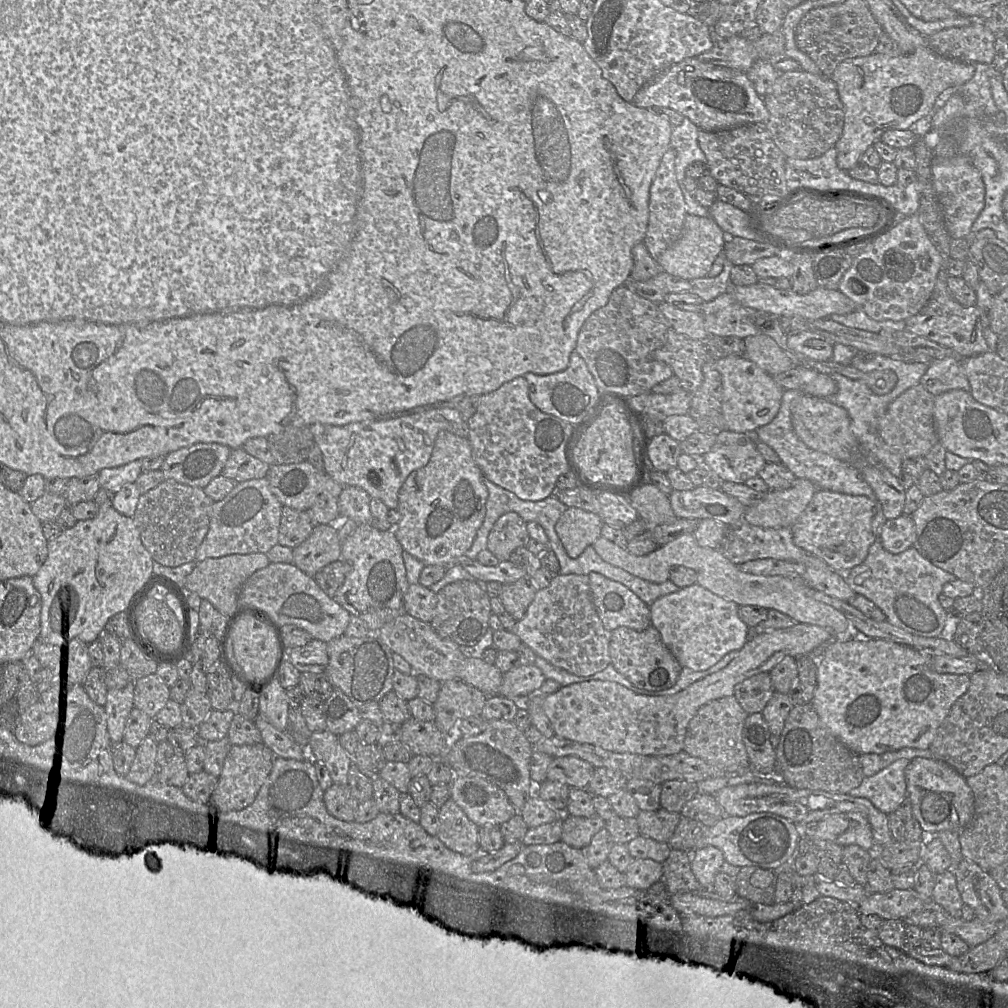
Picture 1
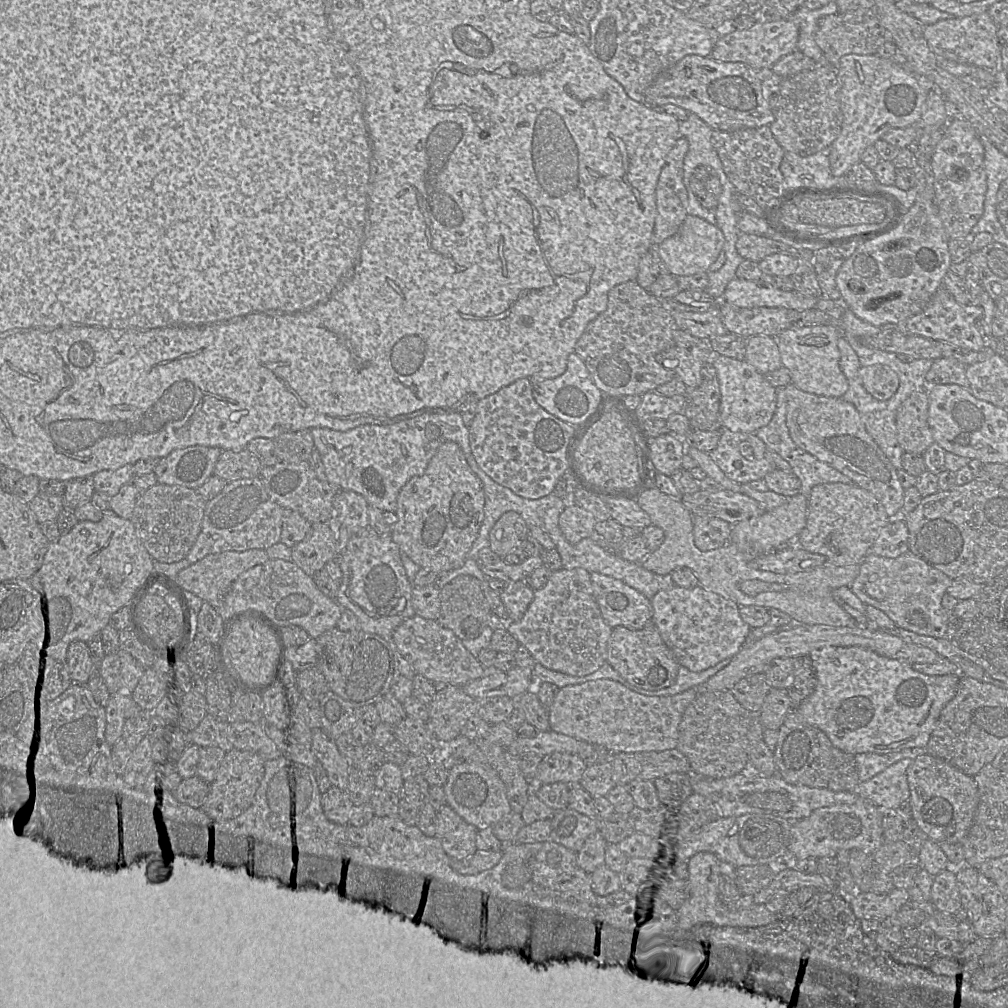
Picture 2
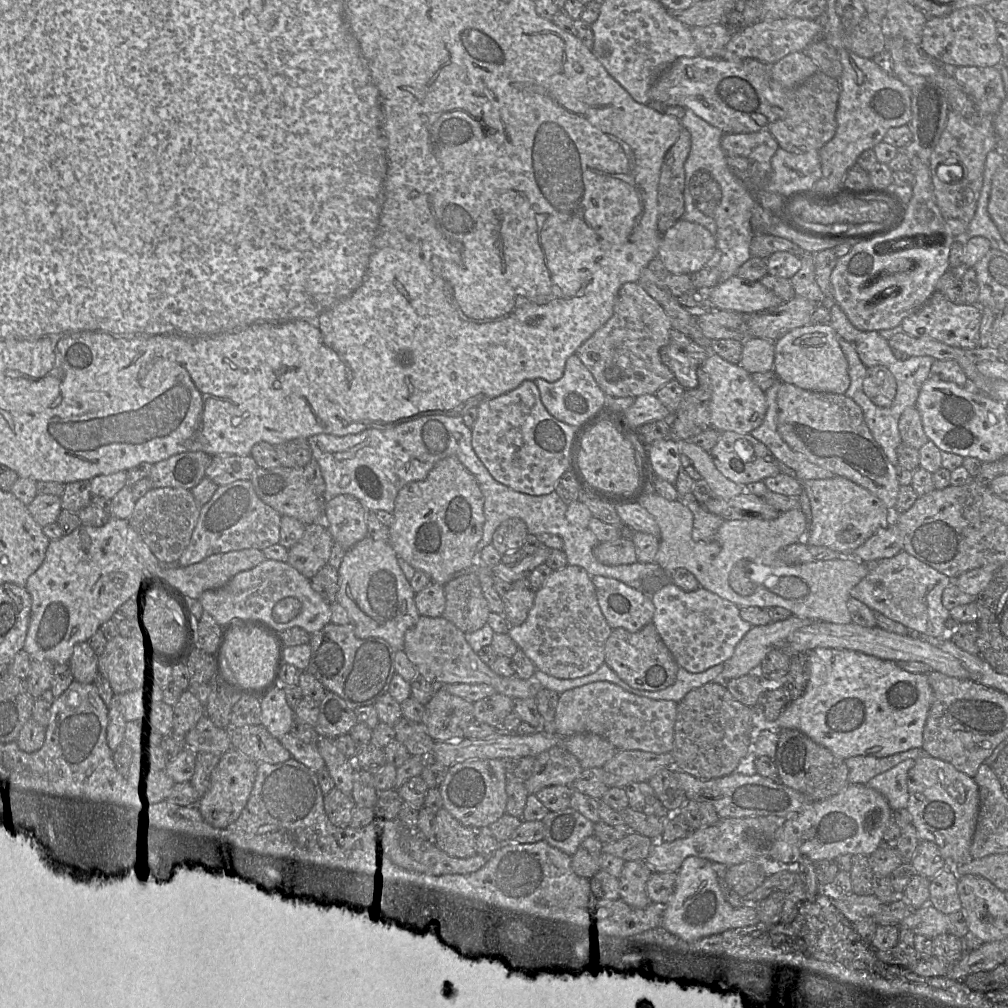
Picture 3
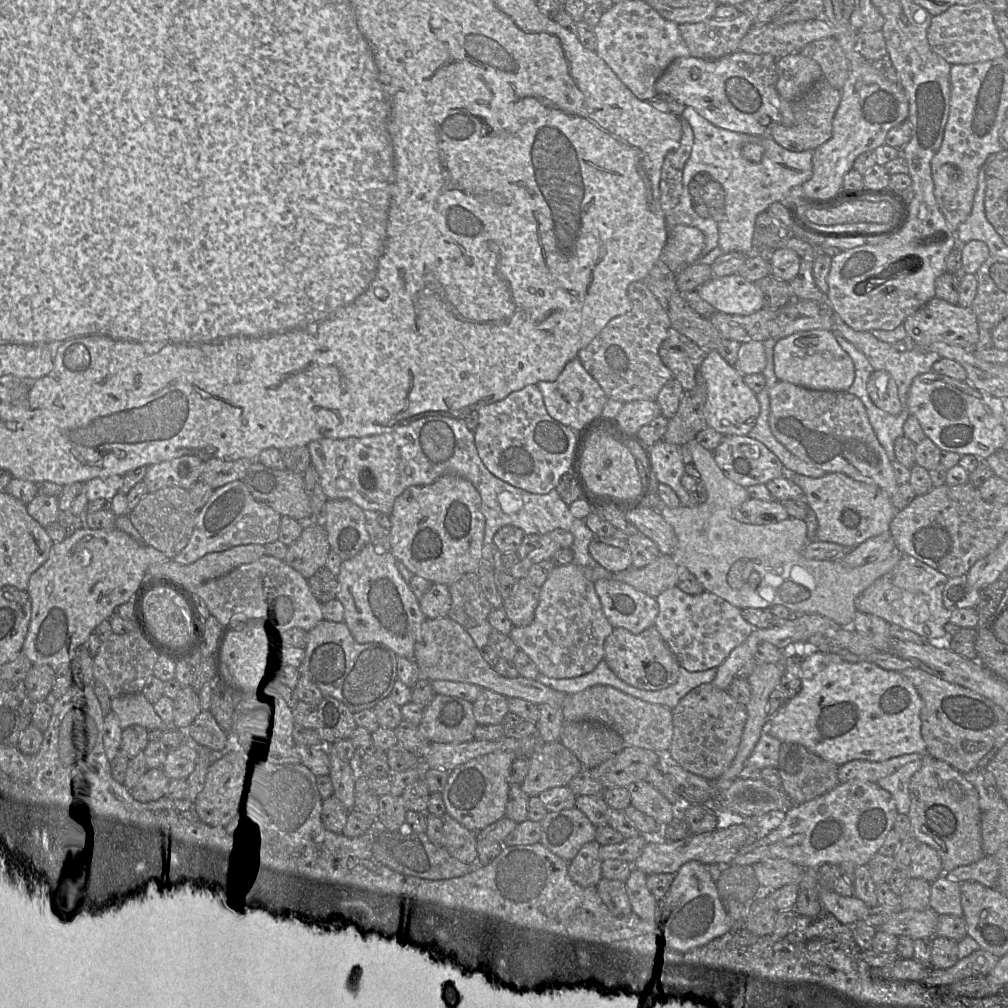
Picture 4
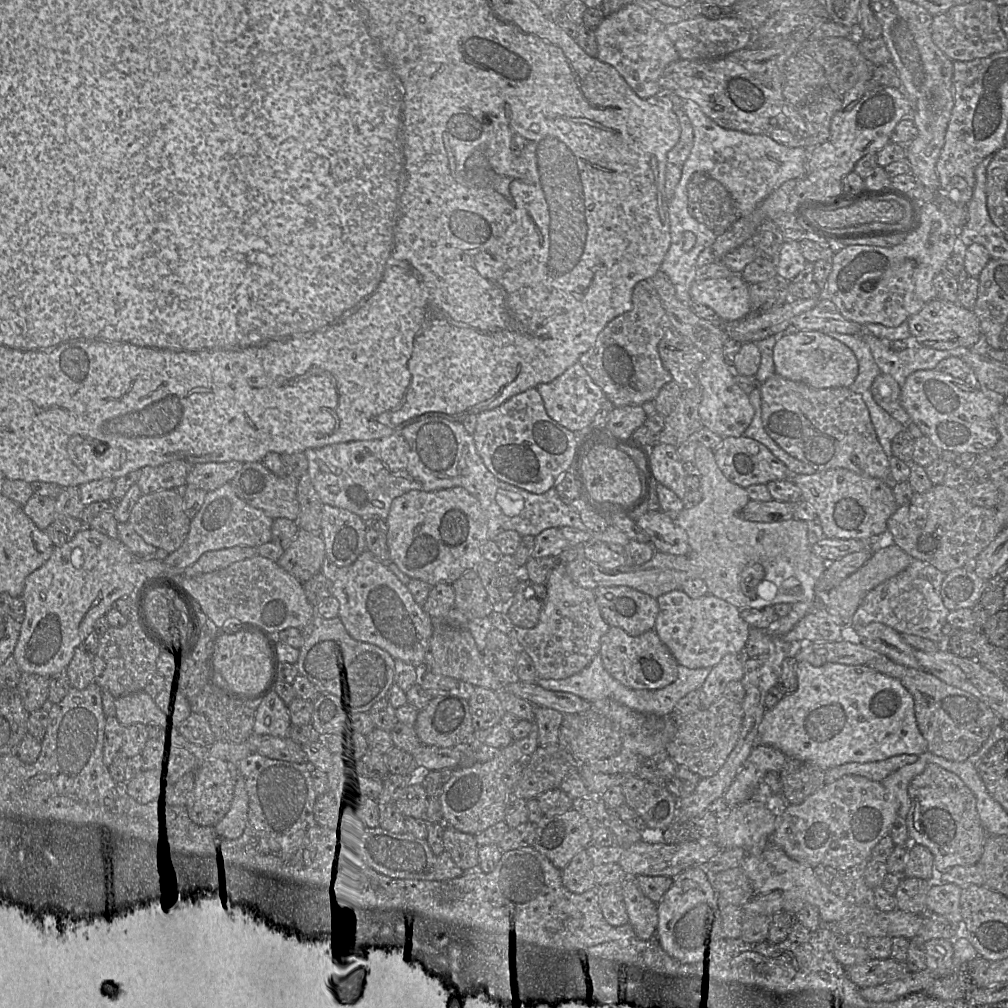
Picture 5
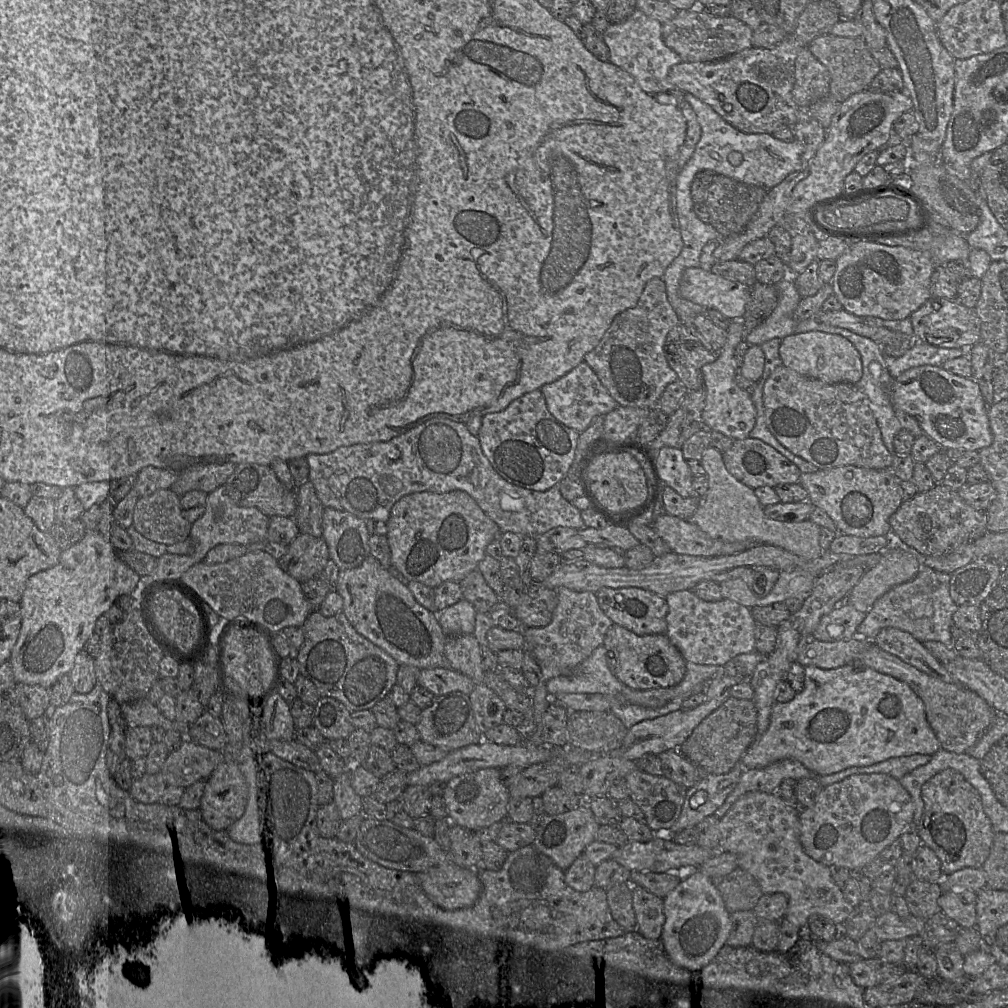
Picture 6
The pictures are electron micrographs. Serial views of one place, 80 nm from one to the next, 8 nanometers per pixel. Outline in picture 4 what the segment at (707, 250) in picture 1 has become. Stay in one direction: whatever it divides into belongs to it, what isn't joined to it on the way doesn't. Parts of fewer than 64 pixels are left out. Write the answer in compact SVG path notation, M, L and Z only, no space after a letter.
M677 225L668 235L661 258L677 274L704 256L704 244L705 236L698 228Z

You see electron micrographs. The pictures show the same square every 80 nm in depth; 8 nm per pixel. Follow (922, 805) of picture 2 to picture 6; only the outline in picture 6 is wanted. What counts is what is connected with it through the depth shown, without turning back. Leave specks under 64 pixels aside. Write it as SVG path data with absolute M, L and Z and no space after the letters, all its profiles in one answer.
M944 769L921 787L923 813L916 824L922 845L930 847L941 862L944 875L965 867L982 867L989 856L994 831L977 790L959 772Z

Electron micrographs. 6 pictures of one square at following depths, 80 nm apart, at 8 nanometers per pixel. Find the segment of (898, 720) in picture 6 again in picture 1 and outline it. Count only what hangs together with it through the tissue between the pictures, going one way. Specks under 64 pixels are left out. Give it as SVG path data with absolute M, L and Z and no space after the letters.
M860 636L833 639L824 646L823 651L817 658L817 683L811 704L817 712L820 720L829 729L829 731L841 743L857 755L872 753L883 754L886 752L909 748L921 750L929 749L939 726L949 713L952 705L967 691L970 685L969 675L937 673L933 671L928 665L929 658L931 658L931 656L922 655L922 653L914 647L892 640L863 638Z

